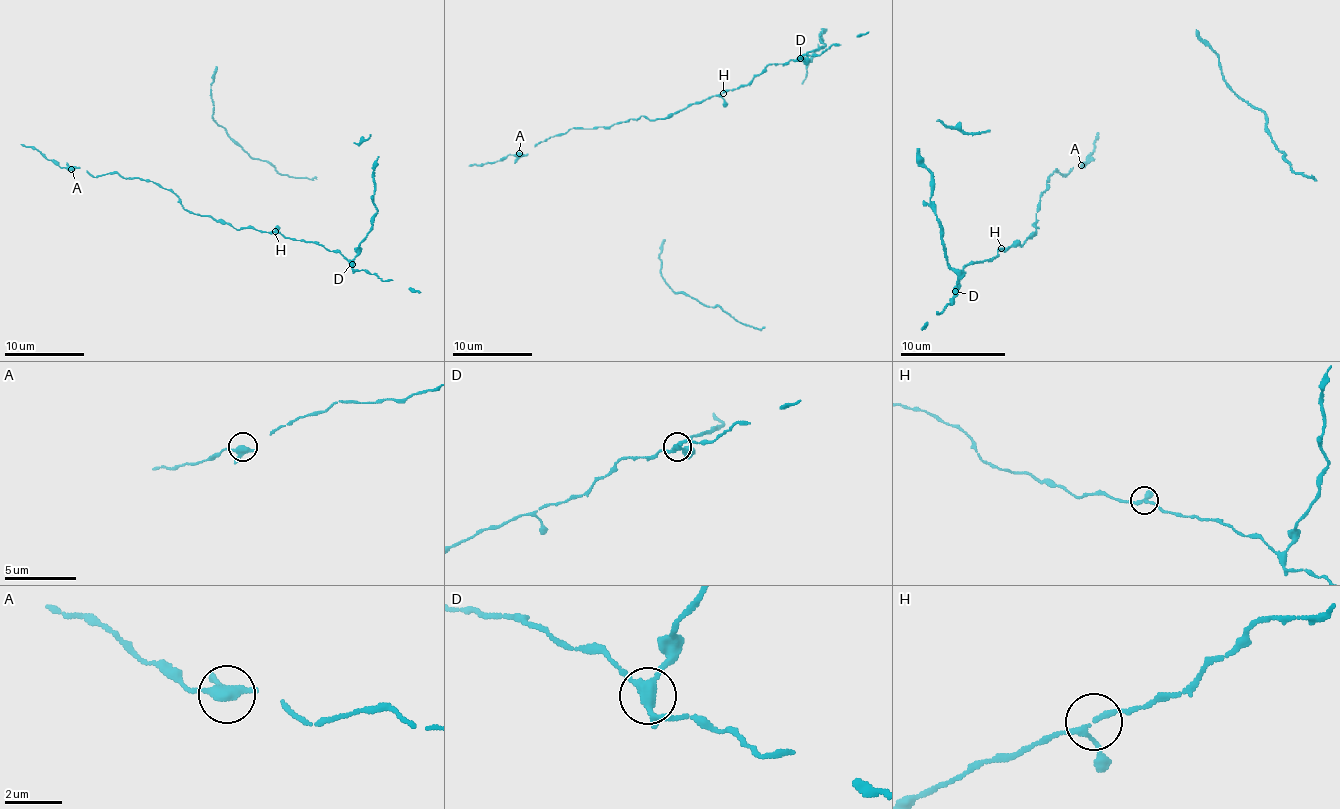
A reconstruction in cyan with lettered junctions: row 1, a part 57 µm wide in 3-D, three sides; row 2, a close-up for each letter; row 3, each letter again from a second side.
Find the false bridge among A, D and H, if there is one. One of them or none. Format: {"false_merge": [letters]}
{"false_merge": ["D"]}

